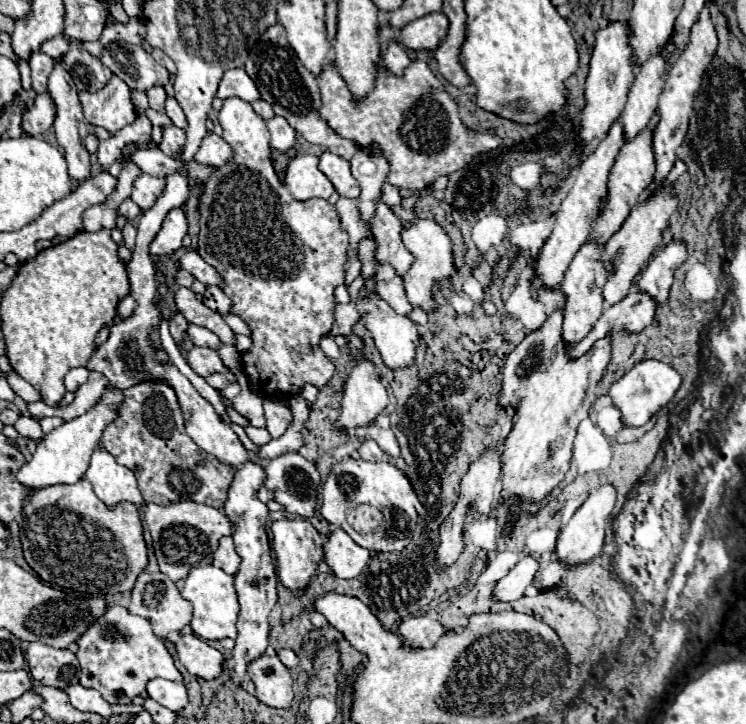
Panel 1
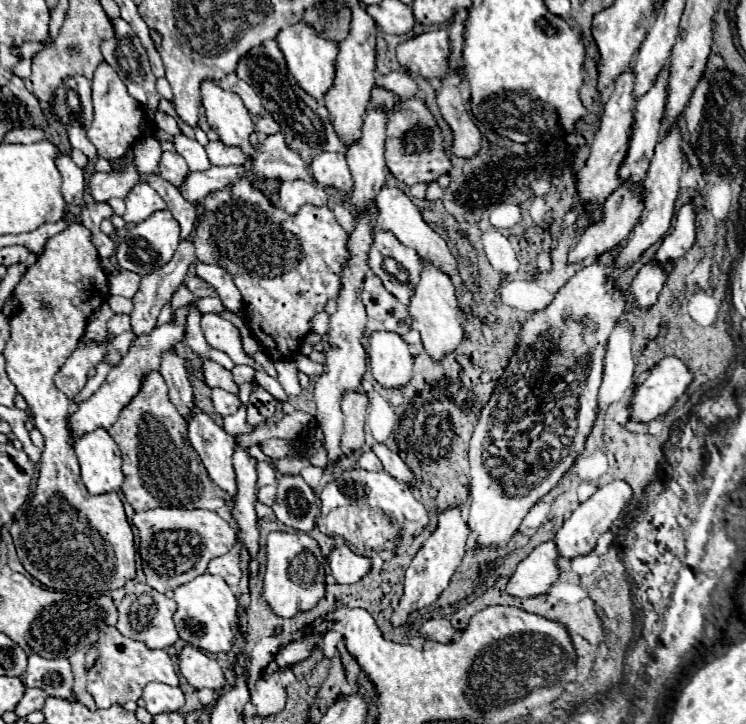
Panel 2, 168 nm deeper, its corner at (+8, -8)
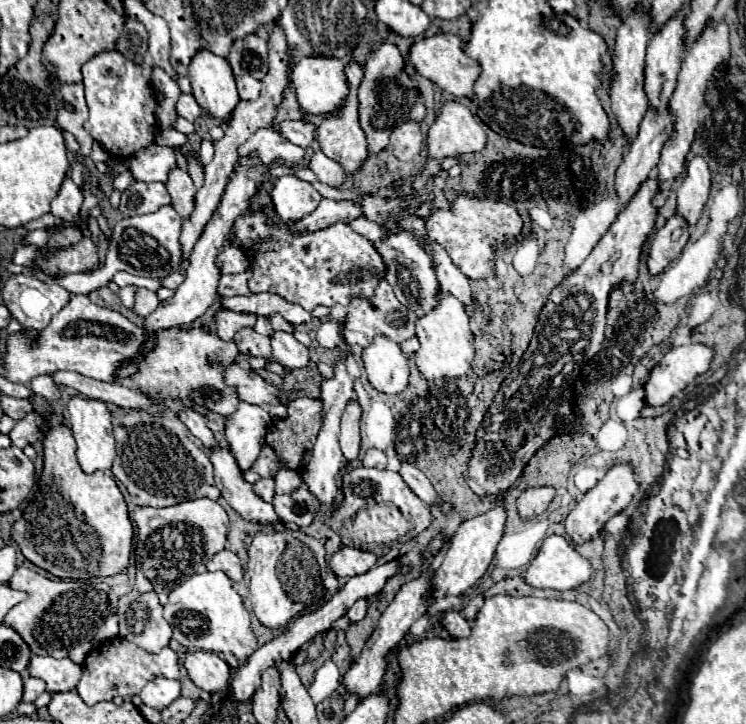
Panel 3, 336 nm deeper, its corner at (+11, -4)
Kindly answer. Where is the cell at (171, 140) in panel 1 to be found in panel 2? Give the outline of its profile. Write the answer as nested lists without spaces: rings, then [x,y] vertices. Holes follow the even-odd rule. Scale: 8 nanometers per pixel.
[[[164,152],[162,160],[160,160],[160,166],[158,166],[158,174],[180,190],[180,184],[184,182],[184,176],[188,176],[186,160],[178,152]]]

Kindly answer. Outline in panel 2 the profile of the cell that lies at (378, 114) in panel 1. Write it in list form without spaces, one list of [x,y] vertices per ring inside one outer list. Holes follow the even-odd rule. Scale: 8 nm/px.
[[[420,98],[404,100],[400,112],[388,116],[388,140],[386,140],[386,162],[390,172],[404,184],[414,186],[418,182],[430,182],[450,170],[450,158],[442,146],[440,128]]]

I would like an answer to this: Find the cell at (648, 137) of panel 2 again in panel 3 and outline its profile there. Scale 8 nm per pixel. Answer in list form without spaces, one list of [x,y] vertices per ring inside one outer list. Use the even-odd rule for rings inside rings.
[[[683,4],[683,8],[679,10],[677,16],[673,16],[665,28],[661,32],[657,32],[647,48],[647,58],[645,58],[645,94],[649,100],[651,108],[657,108],[657,112],[663,112],[669,104],[669,98],[675,90],[675,82],[677,82],[677,72],[681,68],[681,60],[683,60],[683,52],[685,52],[685,44],[683,44],[683,16],[687,12],[687,4]]]

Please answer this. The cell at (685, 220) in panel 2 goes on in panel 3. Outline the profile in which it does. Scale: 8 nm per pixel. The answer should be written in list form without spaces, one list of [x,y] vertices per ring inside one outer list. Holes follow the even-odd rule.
[[[695,156],[687,164],[687,176],[677,190],[677,216],[681,216],[689,226],[697,224],[709,196],[709,186],[709,168],[701,156]]]

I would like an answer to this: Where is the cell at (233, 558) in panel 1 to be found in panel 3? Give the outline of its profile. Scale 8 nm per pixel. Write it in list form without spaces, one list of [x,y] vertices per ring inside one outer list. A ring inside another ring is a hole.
[[[221,550],[219,554],[215,554],[215,556],[207,562],[207,570],[209,570],[209,572],[221,570],[221,572],[225,572],[233,582],[239,582],[239,580],[243,578],[241,562],[239,562],[237,554],[231,552],[231,550]]]

